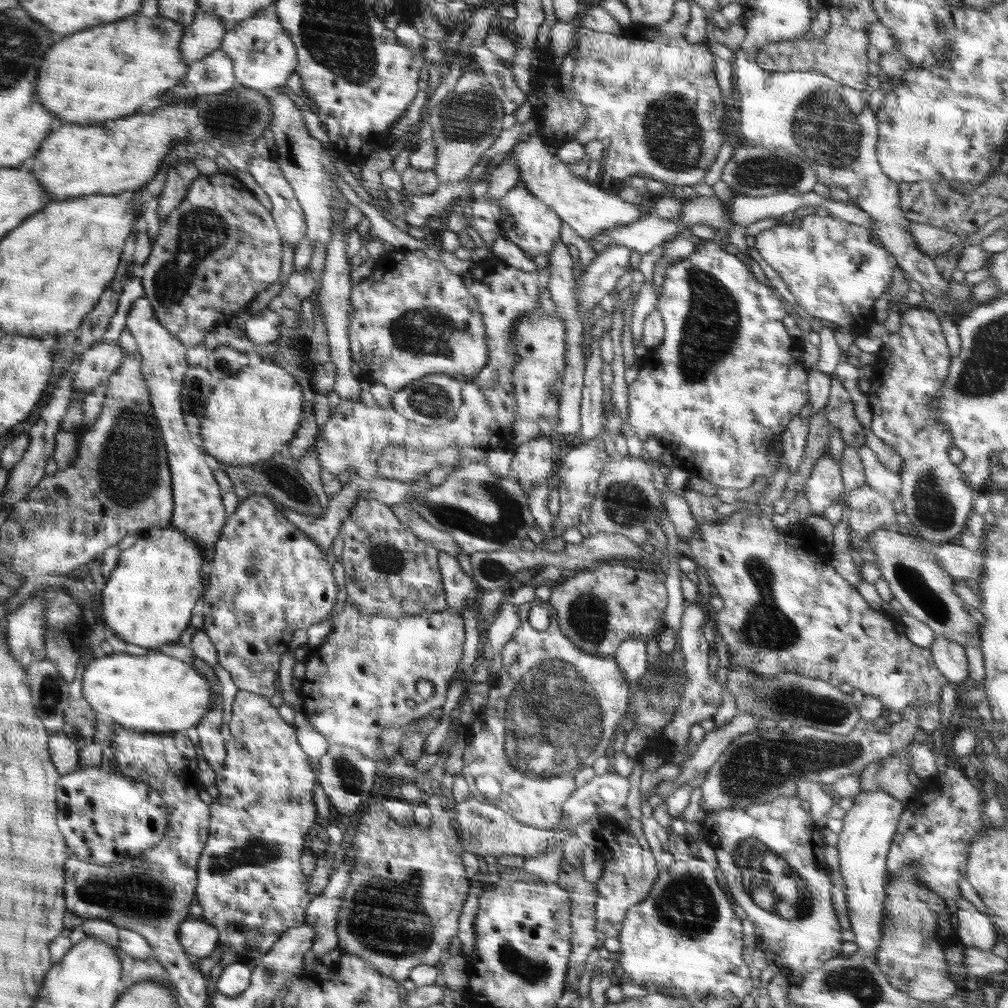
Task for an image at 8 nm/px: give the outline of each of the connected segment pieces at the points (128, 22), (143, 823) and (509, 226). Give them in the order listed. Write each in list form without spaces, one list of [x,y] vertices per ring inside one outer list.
[[[156,15],[154,18],[128,16],[100,28],[90,28],[88,32],[72,34],[48,52],[48,60],[44,60],[44,76],[40,76],[40,98],[48,100],[48,108],[60,112],[60,120],[64,122],[100,124],[131,115],[142,104],[153,103],[160,94],[184,80],[189,68],[180,55],[185,30],[186,27],[175,20]]]
[[[89,767],[82,768],[82,770],[76,770],[76,772],[72,772],[71,774],[60,775],[60,779],[56,782],[56,792],[55,797],[57,800],[57,827],[59,831],[64,836],[66,844],[70,846],[68,848],[68,854],[70,856],[74,856],[74,854],[78,854],[80,856],[80,860],[84,860],[84,862],[96,862],[96,865],[104,864],[106,862],[114,863],[116,858],[126,858],[126,856],[138,856],[138,852],[142,852],[144,848],[148,848],[150,844],[157,844],[162,839],[164,835],[164,831],[166,831],[166,825],[168,825],[168,808],[164,806],[164,802],[162,802],[162,798],[152,790],[152,788],[148,788],[146,784],[142,784],[142,782],[131,780],[130,778],[124,778],[124,776],[118,776],[118,774],[106,774],[106,772],[102,772],[104,767]]]
[[[518,181],[506,195],[498,202],[499,217],[498,222],[501,234],[528,256],[547,256],[552,253],[553,246],[561,240],[562,220],[552,208],[544,204],[544,201],[532,195],[522,181]]]

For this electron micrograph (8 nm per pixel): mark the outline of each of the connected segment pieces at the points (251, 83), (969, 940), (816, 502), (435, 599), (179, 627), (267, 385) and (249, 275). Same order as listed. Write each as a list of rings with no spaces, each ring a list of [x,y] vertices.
[[[274,9],[268,13],[258,12],[253,17],[241,20],[233,30],[226,32],[219,48],[224,49],[226,55],[232,59],[236,82],[257,91],[274,91],[286,84],[286,80],[292,72],[296,72],[298,66],[296,45],[282,27],[280,17]]]
[[[964,896],[956,900],[958,905],[959,935],[961,943],[968,948],[974,948],[979,954],[991,954],[996,944],[994,924],[990,917],[979,912]]]
[[[826,450],[826,453],[814,463],[805,487],[806,497],[813,507],[813,515],[823,515],[826,507],[840,502],[843,490],[840,463],[832,457],[830,450]]]
[[[360,498],[344,520],[340,533],[344,536],[342,566],[345,571],[346,600],[352,601],[362,615],[400,617],[446,610],[447,600],[438,564],[440,551],[420,540],[408,525],[402,524],[389,505],[372,498]]]
[[[176,527],[147,531],[136,543],[121,551],[116,567],[106,580],[101,603],[107,630],[117,635],[123,644],[130,642],[144,648],[159,648],[178,642],[180,634],[188,628],[196,602],[209,584],[208,571],[204,571],[206,564],[208,557],[200,543]]]
[[[262,359],[259,364],[248,365],[235,376],[215,381],[215,386],[208,396],[208,404],[204,408],[204,425],[200,426],[201,450],[212,455],[223,465],[248,465],[281,457],[287,444],[296,436],[304,410],[302,386],[294,378],[290,372],[277,366],[270,359]]]
[[[218,172],[216,174],[199,174],[198,178],[190,184],[184,200],[168,214],[168,218],[164,225],[160,225],[160,231],[158,232],[158,237],[156,242],[154,242],[151,248],[152,252],[146,263],[139,270],[142,277],[142,283],[144,288],[144,295],[149,301],[151,308],[156,315],[160,324],[172,333],[175,337],[187,349],[190,349],[197,344],[202,343],[204,336],[206,336],[216,325],[230,323],[235,316],[243,311],[247,310],[250,302],[259,294],[270,287],[272,283],[279,280],[281,261],[283,256],[283,241],[281,240],[280,234],[277,230],[276,222],[274,222],[271,212],[263,207],[263,204],[256,199],[256,197],[248,190],[248,187],[237,178],[237,176],[232,176]]]

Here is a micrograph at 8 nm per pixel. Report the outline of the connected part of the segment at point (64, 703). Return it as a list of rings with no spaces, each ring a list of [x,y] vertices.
[[[50,658],[34,661],[26,669],[26,682],[34,711],[48,736],[61,732],[64,726],[64,710],[69,707],[70,688],[60,676]]]

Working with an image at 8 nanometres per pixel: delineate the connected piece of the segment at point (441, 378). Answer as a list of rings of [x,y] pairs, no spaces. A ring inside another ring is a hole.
[[[444,374],[427,375],[419,380],[412,380],[406,387],[393,392],[391,407],[417,427],[435,427],[441,429],[445,424],[452,424],[460,406],[462,406],[462,384],[464,382]]]

